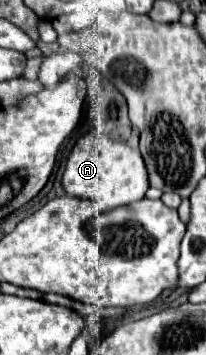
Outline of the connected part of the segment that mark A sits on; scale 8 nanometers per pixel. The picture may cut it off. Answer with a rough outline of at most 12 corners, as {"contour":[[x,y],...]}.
{"contour":[[90,132],[62,174],[66,194],[102,212],[142,200],[138,150]]}

